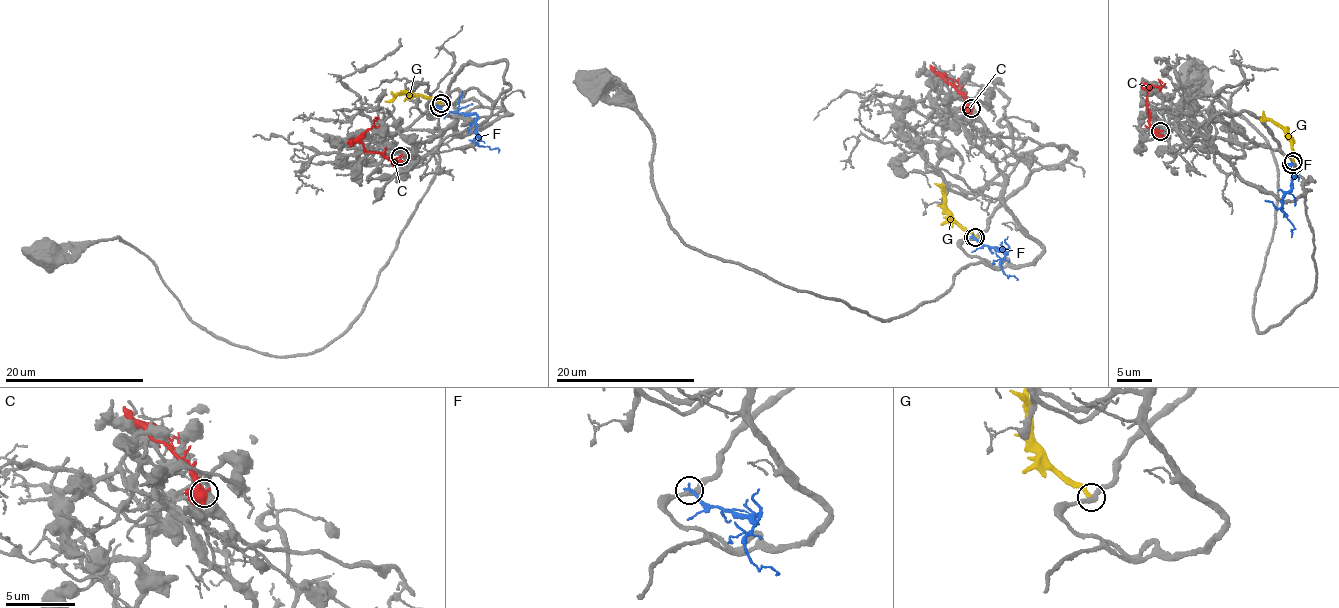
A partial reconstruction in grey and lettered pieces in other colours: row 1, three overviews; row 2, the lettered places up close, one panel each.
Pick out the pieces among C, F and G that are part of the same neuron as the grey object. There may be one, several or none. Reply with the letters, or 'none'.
none

